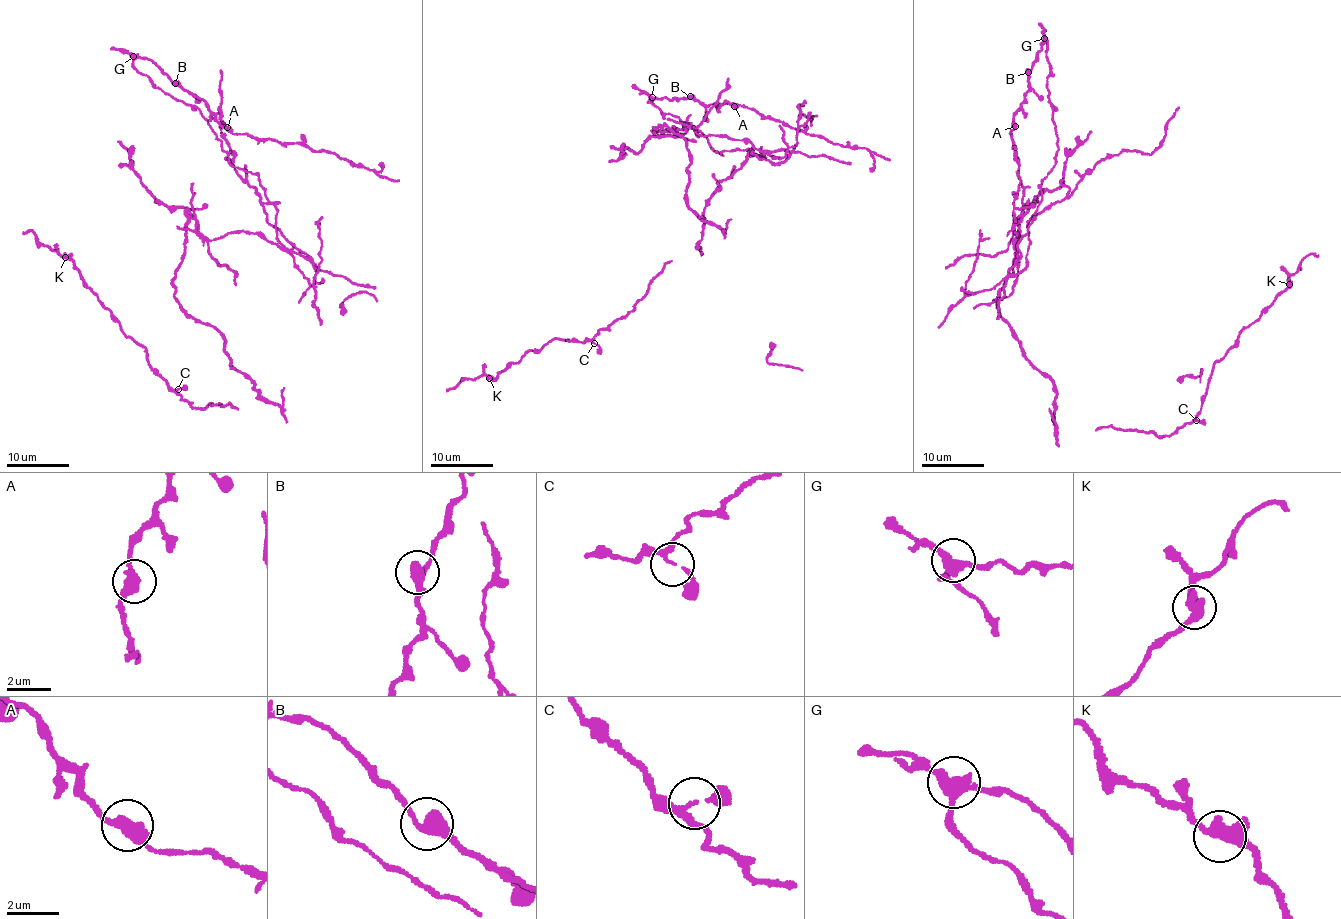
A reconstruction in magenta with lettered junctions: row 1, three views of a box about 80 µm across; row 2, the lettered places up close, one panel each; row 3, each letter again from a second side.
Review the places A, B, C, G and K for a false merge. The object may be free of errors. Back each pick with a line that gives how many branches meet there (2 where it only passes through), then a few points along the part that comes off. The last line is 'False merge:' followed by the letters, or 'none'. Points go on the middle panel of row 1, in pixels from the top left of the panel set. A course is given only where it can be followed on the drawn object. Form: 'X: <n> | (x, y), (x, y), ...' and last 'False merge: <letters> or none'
G: 3
False merge: G

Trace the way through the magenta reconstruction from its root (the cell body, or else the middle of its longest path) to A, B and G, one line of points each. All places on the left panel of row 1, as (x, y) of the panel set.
A: (195, 220), (209, 240), (277, 240), (259, 177), (134, 60), (227, 127)
B: (195, 220), (209, 240), (277, 240), (259, 177), (134, 60), (175, 83)
G: (195, 220), (209, 240), (241, 230), (277, 240), (259, 177), (231, 166), (200, 110), (158, 89), (133, 56)

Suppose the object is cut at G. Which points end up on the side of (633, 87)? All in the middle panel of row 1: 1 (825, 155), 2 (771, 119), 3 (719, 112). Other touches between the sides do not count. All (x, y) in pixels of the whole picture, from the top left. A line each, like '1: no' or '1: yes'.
1: no
2: yes
3: yes

